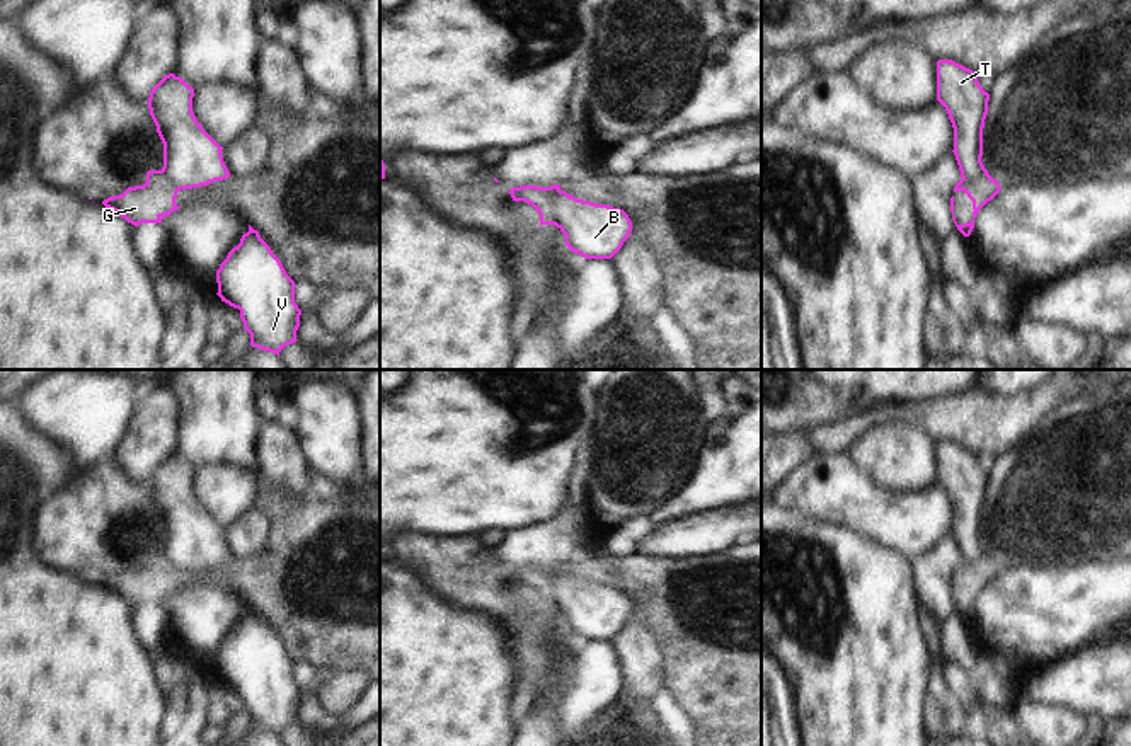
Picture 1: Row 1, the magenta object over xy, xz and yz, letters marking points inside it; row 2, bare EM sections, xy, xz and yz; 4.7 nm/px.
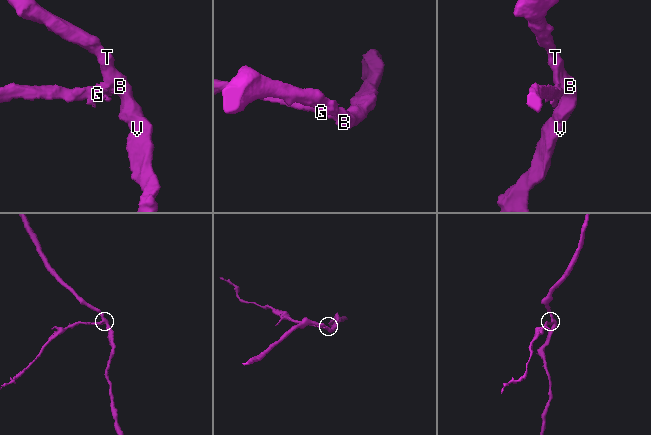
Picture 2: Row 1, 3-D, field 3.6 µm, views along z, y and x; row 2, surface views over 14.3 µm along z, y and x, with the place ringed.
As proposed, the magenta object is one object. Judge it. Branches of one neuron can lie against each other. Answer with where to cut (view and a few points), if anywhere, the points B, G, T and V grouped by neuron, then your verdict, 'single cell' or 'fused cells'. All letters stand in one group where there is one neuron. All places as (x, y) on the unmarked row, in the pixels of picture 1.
cut xz (559, 571), (551, 576), (554, 605); groups B T V / G; fused cells

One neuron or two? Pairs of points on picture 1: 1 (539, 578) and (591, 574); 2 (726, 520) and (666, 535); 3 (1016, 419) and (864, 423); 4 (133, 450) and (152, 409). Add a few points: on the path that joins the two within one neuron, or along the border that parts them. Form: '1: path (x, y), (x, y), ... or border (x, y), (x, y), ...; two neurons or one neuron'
1: path (552, 569), (578, 569); one neuron
2: path (711, 532), (682, 535); one neuron
3: path (978, 419), (941, 419), (922, 413), (901, 413); one neuron
4: path (143, 440), (152, 431), (152, 419); one neuron

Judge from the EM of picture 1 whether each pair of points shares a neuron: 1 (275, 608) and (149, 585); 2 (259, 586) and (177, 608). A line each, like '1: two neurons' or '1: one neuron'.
1: one neuron
2: two neurons

